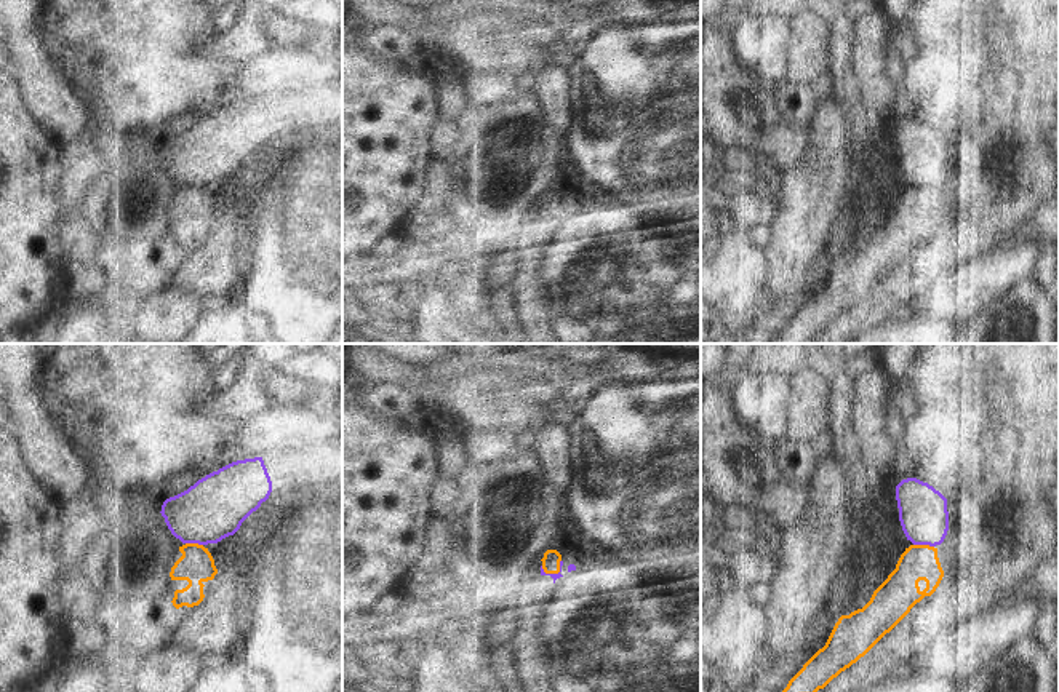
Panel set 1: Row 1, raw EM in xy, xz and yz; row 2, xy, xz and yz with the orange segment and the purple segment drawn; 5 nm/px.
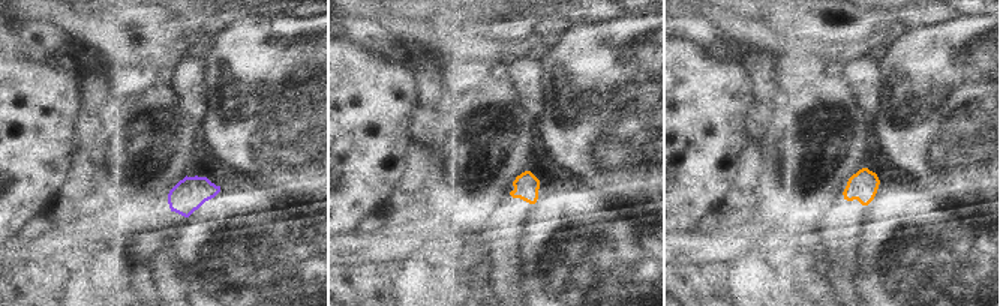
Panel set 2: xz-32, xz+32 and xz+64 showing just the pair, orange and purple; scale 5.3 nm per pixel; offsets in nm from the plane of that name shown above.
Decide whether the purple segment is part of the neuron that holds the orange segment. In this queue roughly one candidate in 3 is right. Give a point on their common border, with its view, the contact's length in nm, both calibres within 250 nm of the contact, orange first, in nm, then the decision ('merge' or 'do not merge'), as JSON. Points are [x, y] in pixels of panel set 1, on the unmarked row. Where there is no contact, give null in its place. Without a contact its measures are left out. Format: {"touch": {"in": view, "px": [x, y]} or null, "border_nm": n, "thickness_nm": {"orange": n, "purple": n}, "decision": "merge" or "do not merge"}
{"touch": {"in": "yz", "px": [923, 187]}, "border_nm": 110, "thickness_nm": {"orange": 180, "purple": 240}, "decision": "do not merge"}

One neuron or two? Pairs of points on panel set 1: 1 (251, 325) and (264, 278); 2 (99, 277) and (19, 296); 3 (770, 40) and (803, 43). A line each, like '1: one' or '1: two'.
1: two
2: two
3: two

